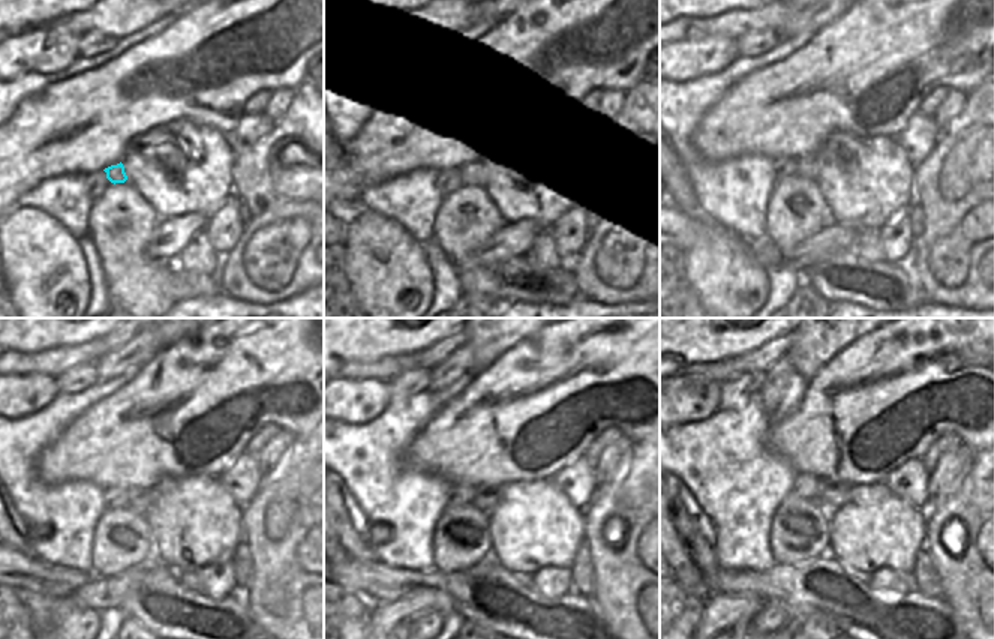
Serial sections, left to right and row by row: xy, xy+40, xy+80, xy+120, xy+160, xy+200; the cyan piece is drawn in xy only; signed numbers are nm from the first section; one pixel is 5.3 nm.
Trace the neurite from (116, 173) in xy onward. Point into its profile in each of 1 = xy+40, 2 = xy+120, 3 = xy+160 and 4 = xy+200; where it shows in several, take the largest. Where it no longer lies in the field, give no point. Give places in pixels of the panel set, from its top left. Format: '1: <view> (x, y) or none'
1: xy+40 (465, 173)
2: xy+120 (140, 501)
3: xy+160 (486, 497)
4: xy+200 (832, 495)

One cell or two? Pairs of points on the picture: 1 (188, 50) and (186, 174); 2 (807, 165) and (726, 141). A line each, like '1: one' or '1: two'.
1: two
2: two

